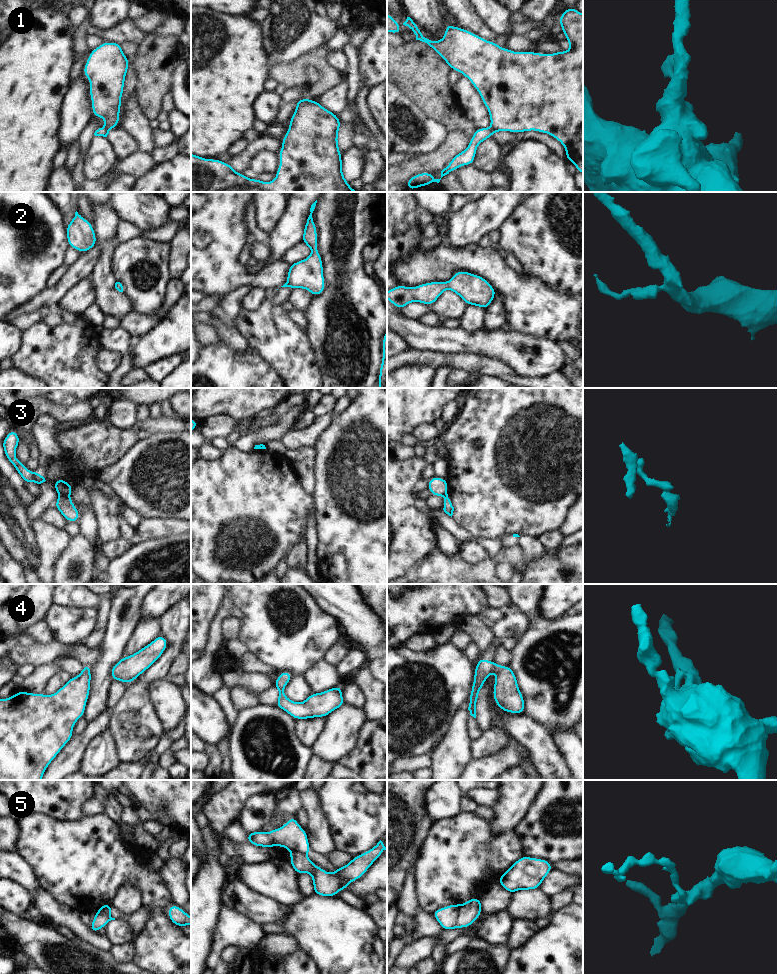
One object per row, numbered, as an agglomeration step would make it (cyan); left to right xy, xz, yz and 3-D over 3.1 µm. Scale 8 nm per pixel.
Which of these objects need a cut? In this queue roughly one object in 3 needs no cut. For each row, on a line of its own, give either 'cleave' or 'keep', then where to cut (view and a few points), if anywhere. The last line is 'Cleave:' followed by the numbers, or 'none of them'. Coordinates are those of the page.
1: cleave | yz (490, 126), (495, 131)
2: keep | no cut
3: cleave | xy (59, 494), (68, 496)
4: cleave | xz (278, 697), (286, 698)
5: cleave | yz (459, 905), (456, 927)
Cleave: 1, 3, 4, 5

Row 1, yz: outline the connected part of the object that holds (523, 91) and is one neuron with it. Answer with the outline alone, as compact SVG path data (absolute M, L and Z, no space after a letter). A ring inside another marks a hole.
M574 7L567 8L558 21L570 49L552 54L532 51L514 52L500 47L496 42L485 40L480 36L460 27L446 23L445 35L439 41L424 37L418 25L407 17L403 25L409 27L416 40L427 43L450 66L465 76L478 91L490 115L491 128L495 131L528 132L535 130L547 133L560 141L566 151L566 160L576 165L576 171L583 174L583 14Z

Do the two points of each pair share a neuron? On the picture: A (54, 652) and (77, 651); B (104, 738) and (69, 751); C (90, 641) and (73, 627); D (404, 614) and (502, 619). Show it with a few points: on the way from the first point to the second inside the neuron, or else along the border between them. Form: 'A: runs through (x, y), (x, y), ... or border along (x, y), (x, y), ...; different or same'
A: runs through (60, 651), (71, 651); same
B: border along (105, 730), (98, 733), (89, 742), (79, 767); different
C: border along (95, 616), (94, 627), (84, 639); different
D: runs through (428, 608), (478, 608); same

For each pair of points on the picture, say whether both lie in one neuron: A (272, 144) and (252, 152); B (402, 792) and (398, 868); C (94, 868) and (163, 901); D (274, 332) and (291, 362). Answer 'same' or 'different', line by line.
A: same
B: same
C: same
D: same

